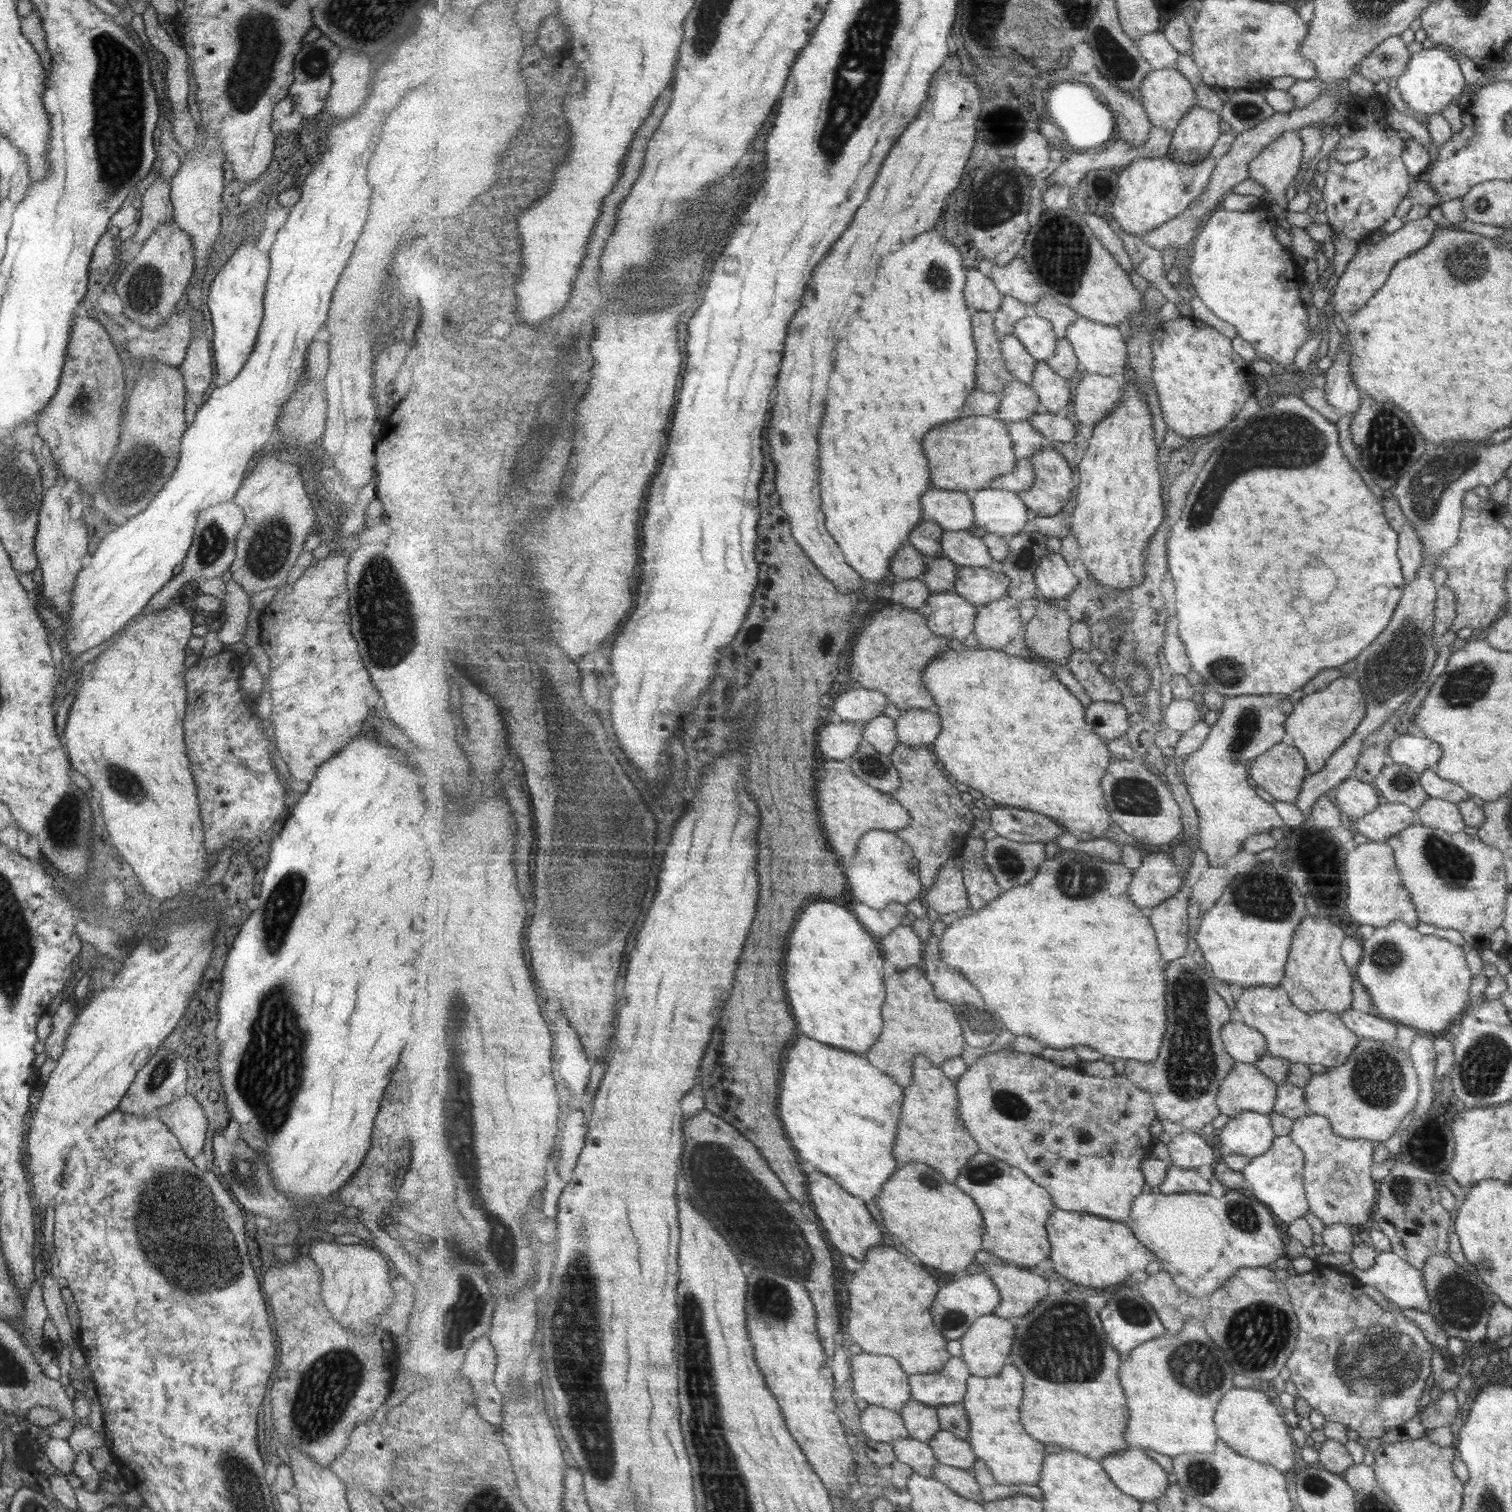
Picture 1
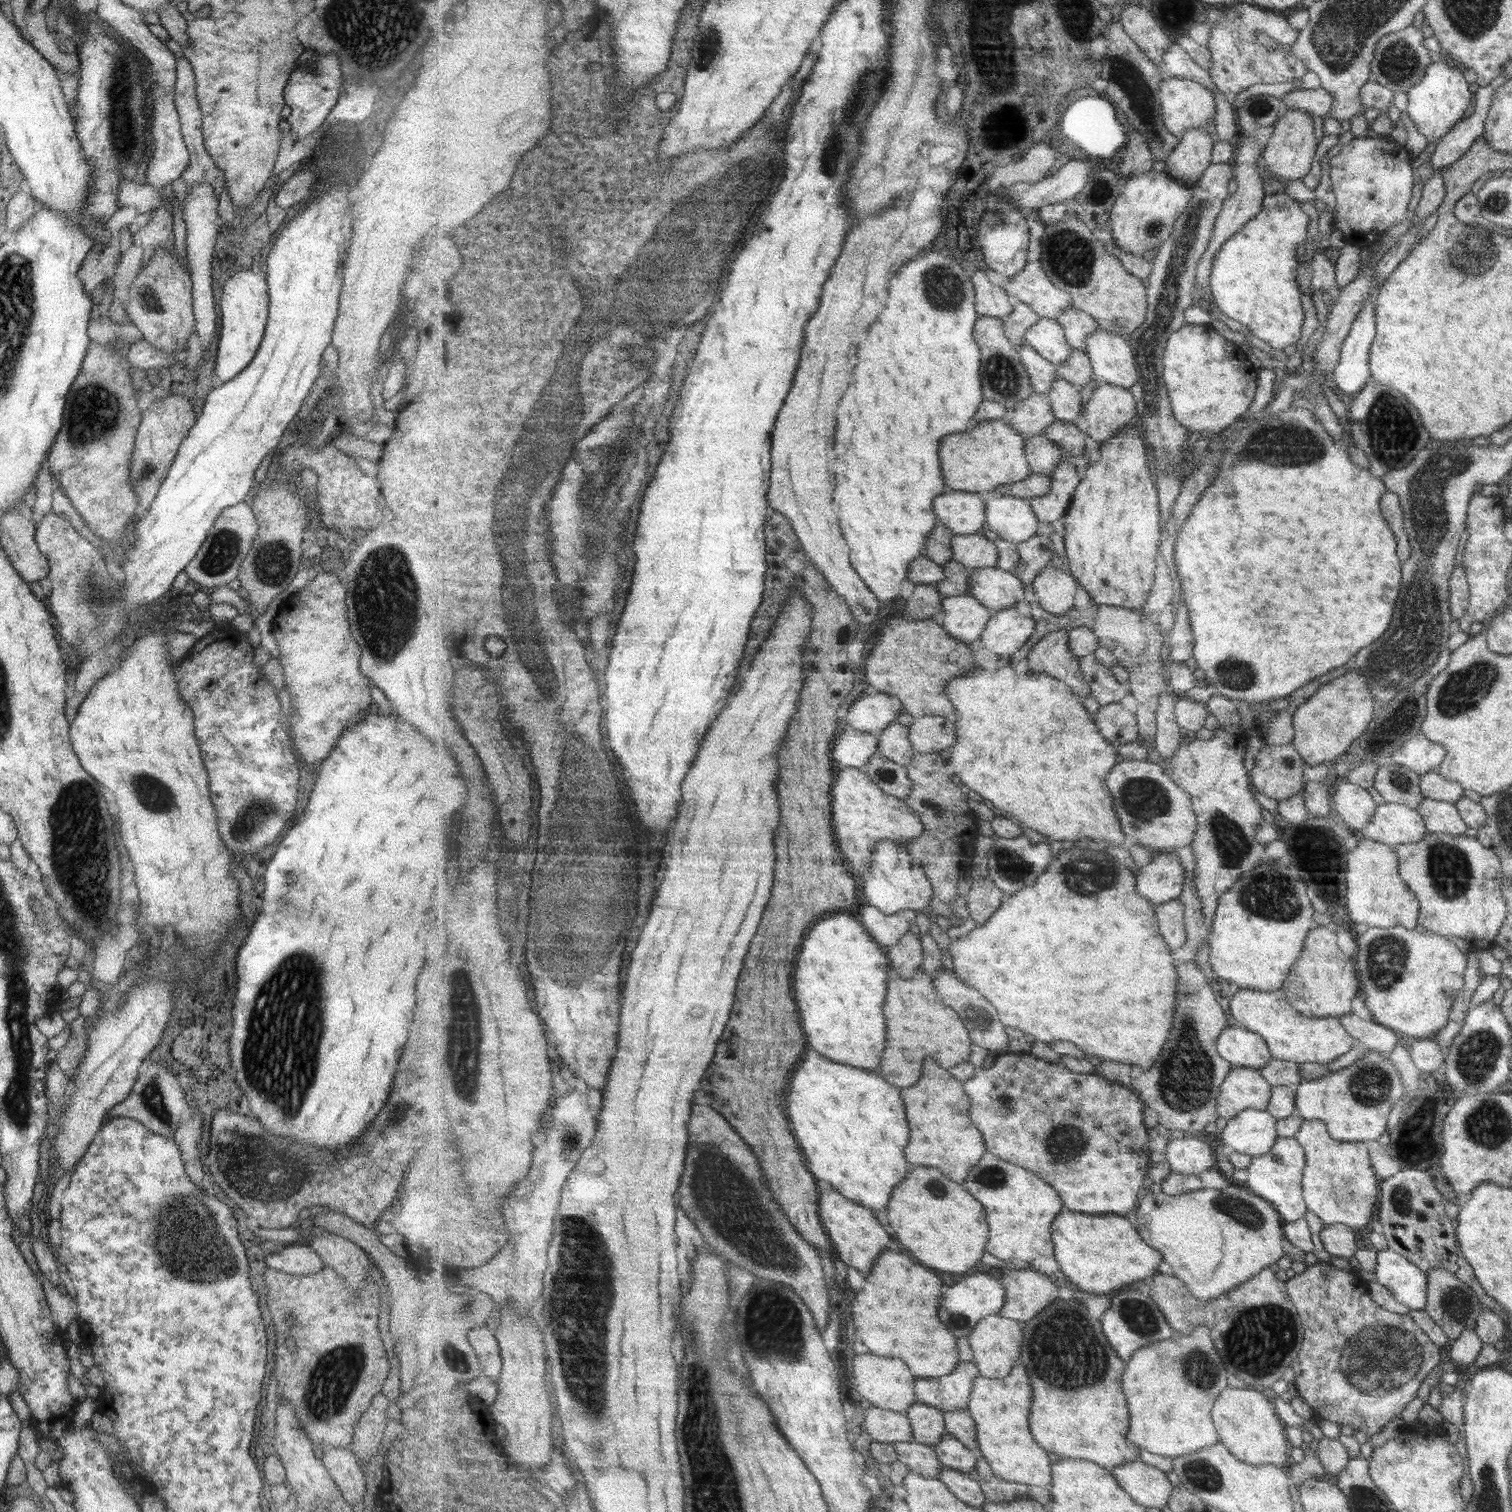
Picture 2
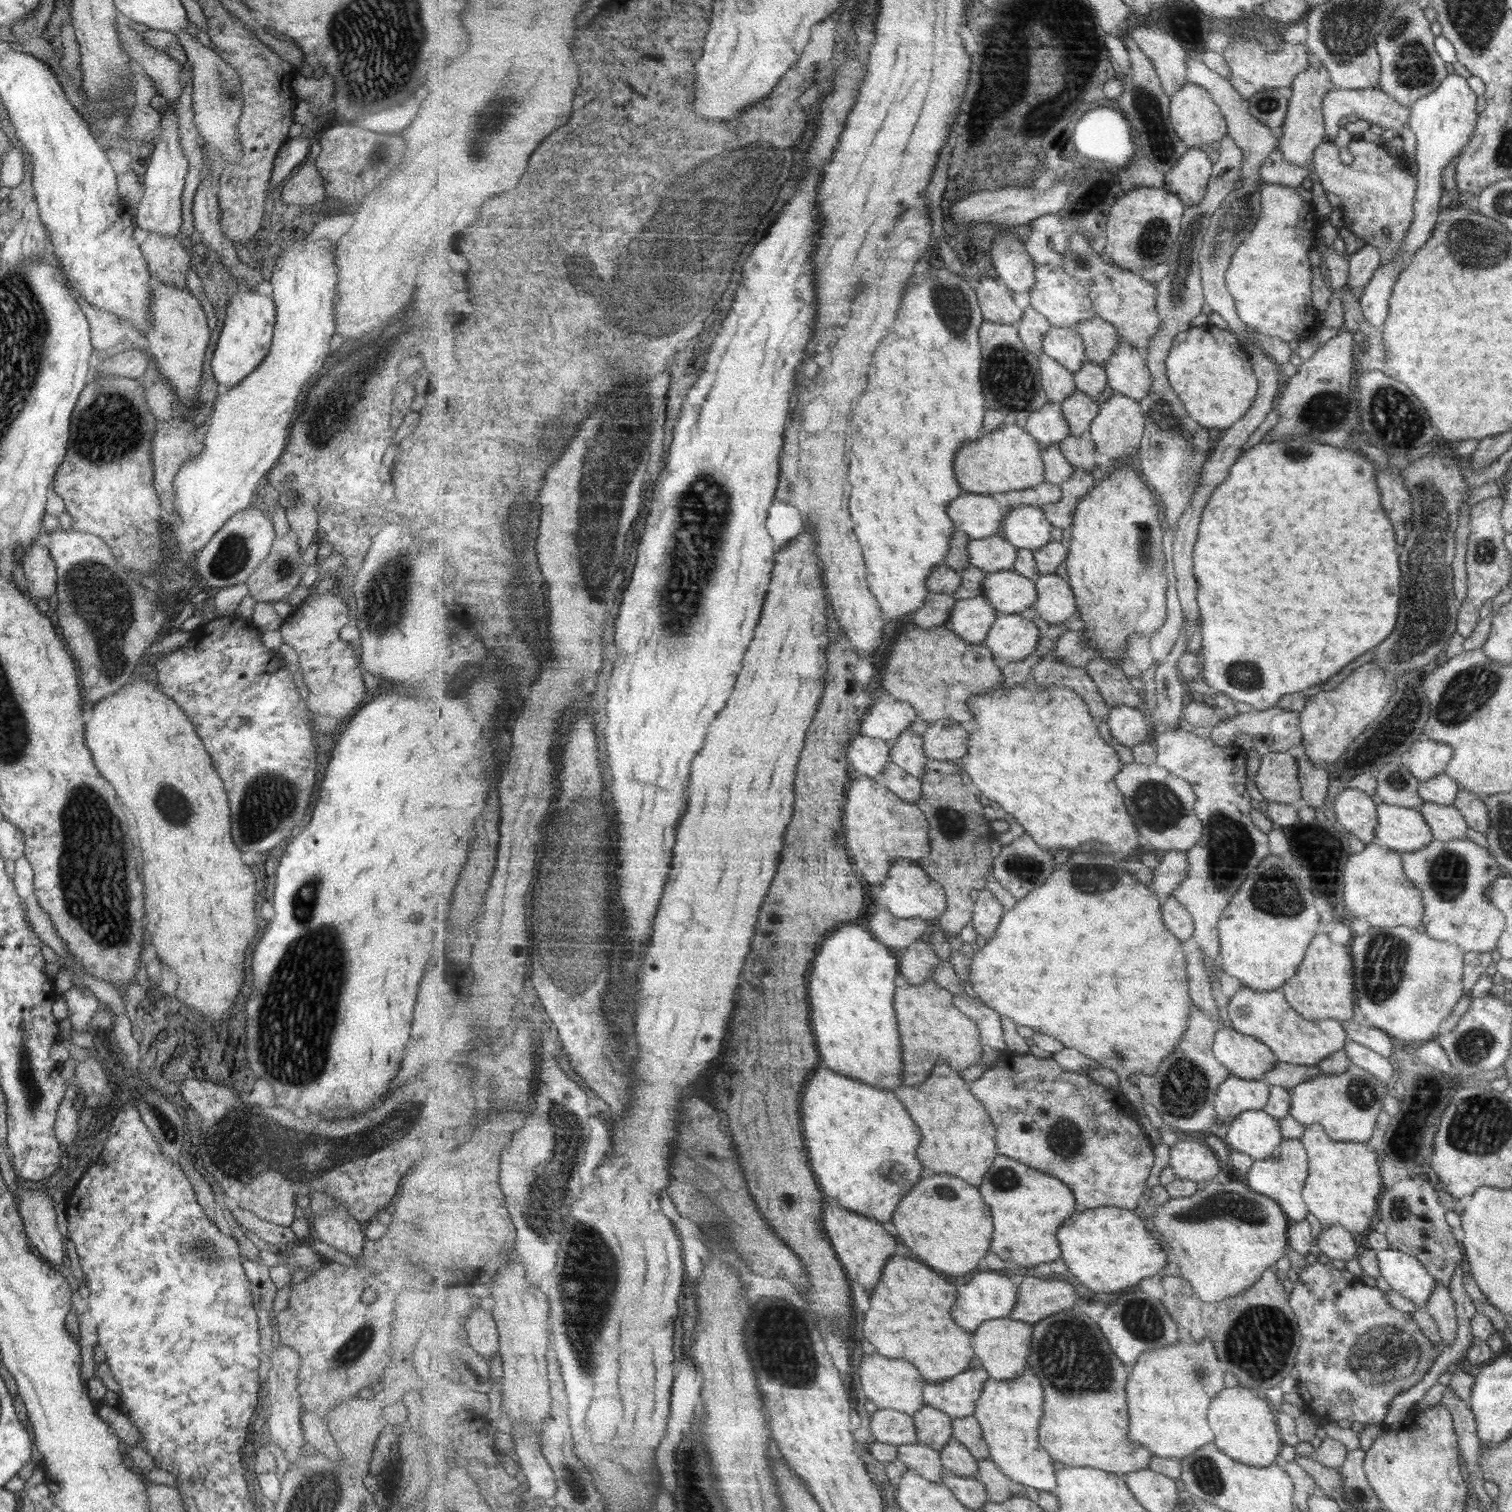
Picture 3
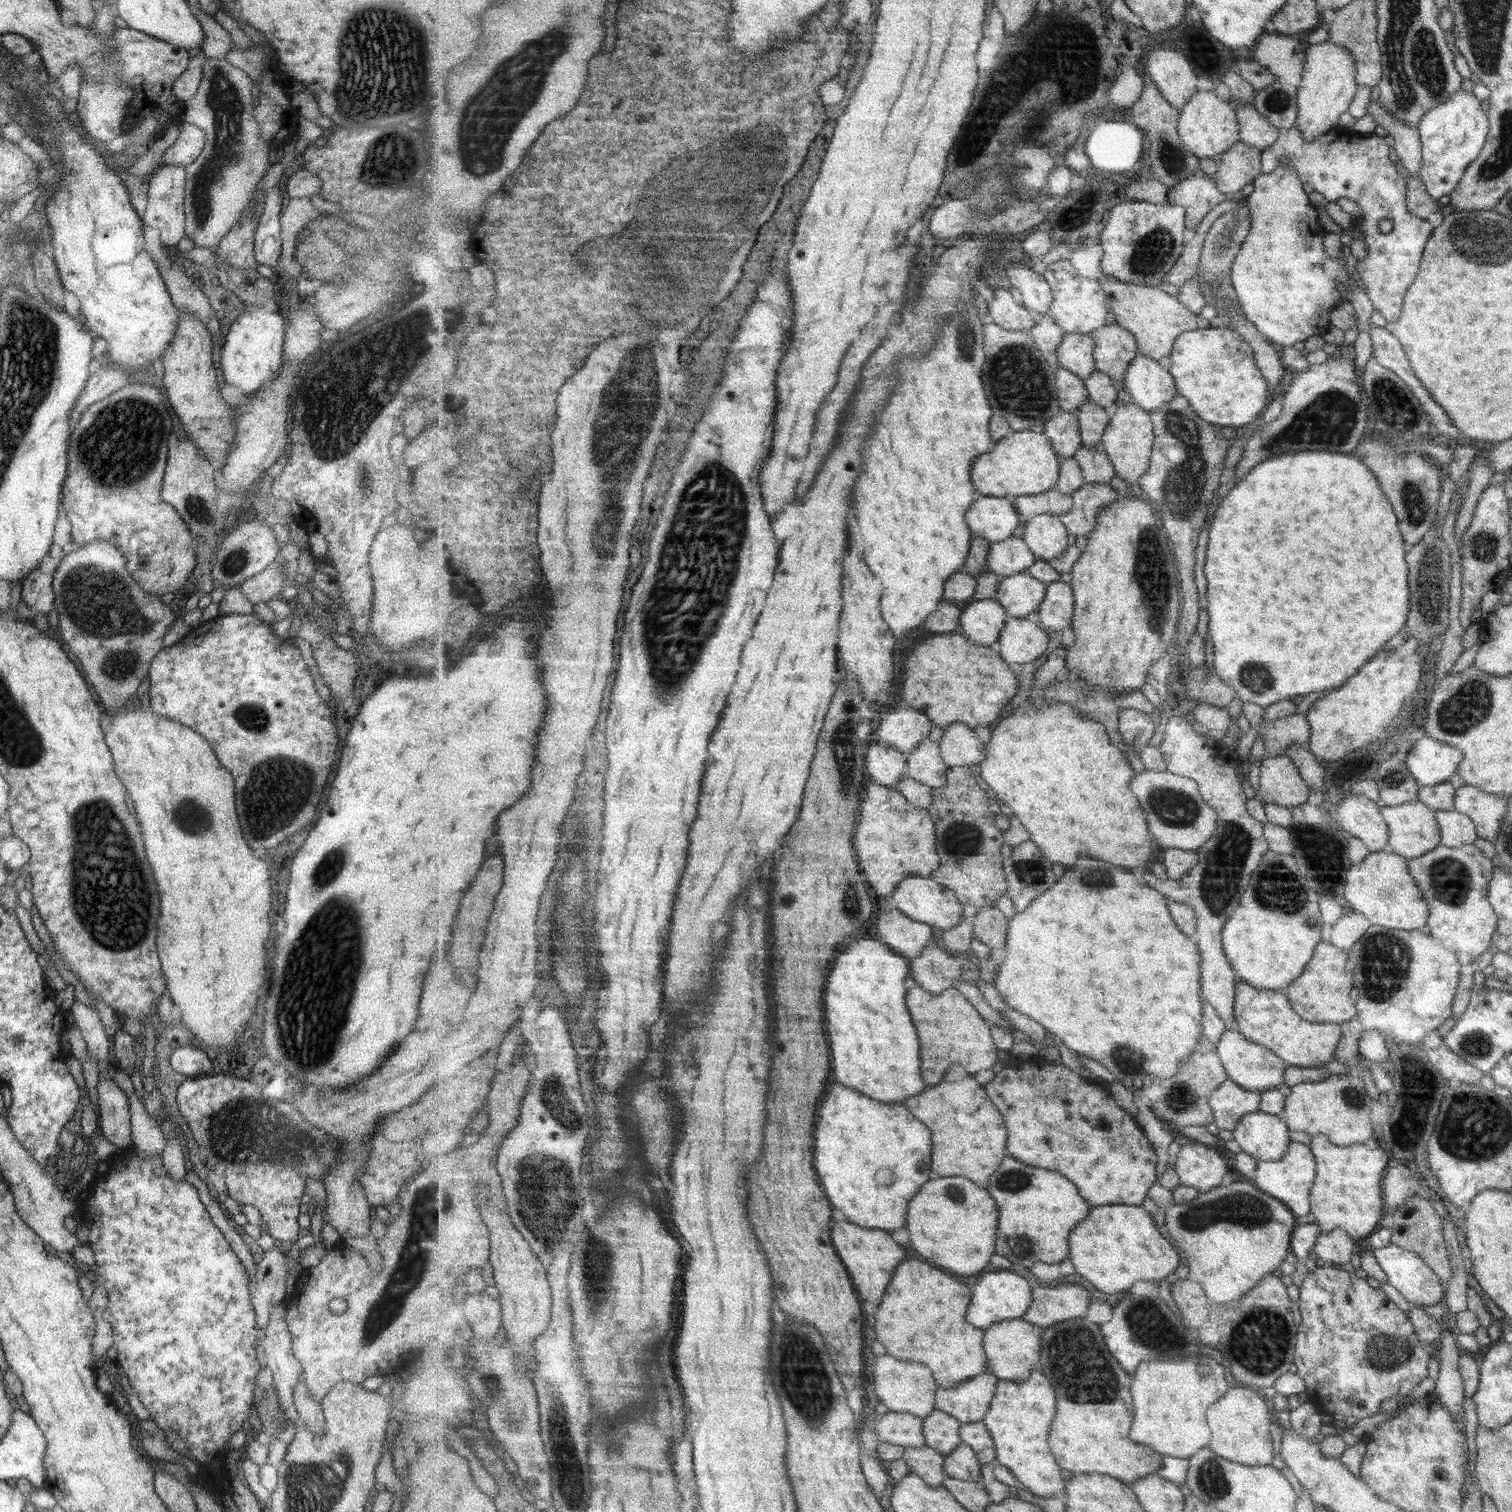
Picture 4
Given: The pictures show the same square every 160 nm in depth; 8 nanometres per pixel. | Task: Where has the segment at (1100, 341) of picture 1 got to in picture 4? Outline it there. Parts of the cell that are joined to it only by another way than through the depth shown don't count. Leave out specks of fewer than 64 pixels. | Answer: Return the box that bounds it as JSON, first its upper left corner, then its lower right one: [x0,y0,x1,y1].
[1124,352,1180,411]

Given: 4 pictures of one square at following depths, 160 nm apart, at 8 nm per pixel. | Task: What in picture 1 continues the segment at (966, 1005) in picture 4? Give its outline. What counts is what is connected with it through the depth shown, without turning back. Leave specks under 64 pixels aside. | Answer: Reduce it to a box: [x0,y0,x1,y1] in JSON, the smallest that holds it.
[867,964,967,1084]

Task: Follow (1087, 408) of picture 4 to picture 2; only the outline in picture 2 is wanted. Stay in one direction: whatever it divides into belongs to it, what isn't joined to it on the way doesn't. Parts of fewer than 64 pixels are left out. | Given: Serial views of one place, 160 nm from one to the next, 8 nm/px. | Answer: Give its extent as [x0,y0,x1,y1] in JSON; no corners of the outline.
[1049,375,1083,426]

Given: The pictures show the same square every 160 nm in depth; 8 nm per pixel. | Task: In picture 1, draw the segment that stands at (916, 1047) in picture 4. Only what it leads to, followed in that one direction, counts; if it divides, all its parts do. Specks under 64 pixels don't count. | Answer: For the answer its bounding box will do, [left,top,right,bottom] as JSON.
[785,900,891,1055]

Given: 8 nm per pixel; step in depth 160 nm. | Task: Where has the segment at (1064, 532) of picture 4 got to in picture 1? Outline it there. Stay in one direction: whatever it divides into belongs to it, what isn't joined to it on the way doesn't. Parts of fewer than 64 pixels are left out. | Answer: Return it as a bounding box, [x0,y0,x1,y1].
[972,487,1029,536]

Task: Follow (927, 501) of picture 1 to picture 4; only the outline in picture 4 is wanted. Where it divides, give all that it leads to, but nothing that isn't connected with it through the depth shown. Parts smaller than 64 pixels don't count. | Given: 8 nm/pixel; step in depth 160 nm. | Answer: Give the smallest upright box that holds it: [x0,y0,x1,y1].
[966,494,1022,543]

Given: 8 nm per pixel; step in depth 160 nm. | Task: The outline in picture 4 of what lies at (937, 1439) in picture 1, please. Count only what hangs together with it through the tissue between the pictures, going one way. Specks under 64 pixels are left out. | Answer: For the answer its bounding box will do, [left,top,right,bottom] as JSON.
[946,1442,982,1481]

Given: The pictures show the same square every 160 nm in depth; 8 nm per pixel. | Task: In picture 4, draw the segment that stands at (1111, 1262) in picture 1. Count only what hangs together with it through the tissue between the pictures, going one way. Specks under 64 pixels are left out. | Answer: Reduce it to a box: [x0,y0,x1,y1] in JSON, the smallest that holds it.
[1071,1205,1181,1294]

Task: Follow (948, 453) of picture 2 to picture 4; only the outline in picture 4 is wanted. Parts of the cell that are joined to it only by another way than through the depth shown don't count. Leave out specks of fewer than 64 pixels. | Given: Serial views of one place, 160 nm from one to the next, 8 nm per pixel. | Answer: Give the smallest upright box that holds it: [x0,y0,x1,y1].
[972,430,1061,498]

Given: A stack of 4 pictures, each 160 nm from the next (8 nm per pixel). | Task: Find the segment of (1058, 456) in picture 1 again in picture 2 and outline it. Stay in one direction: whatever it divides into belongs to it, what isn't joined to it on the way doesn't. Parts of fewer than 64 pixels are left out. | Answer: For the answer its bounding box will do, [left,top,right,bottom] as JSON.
[1029,459,1082,523]

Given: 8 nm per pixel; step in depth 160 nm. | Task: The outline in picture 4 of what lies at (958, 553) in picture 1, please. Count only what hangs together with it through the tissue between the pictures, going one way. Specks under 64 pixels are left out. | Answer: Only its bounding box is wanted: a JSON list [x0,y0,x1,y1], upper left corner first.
[988,537,1036,577]

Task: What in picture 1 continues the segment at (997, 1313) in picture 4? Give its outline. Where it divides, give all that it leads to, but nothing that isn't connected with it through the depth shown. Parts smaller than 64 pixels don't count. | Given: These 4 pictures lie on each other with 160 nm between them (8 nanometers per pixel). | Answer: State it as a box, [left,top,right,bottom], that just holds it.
[933,1274,1002,1340]

